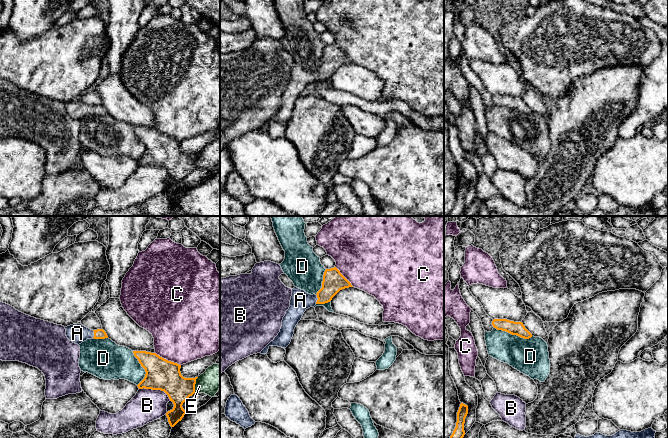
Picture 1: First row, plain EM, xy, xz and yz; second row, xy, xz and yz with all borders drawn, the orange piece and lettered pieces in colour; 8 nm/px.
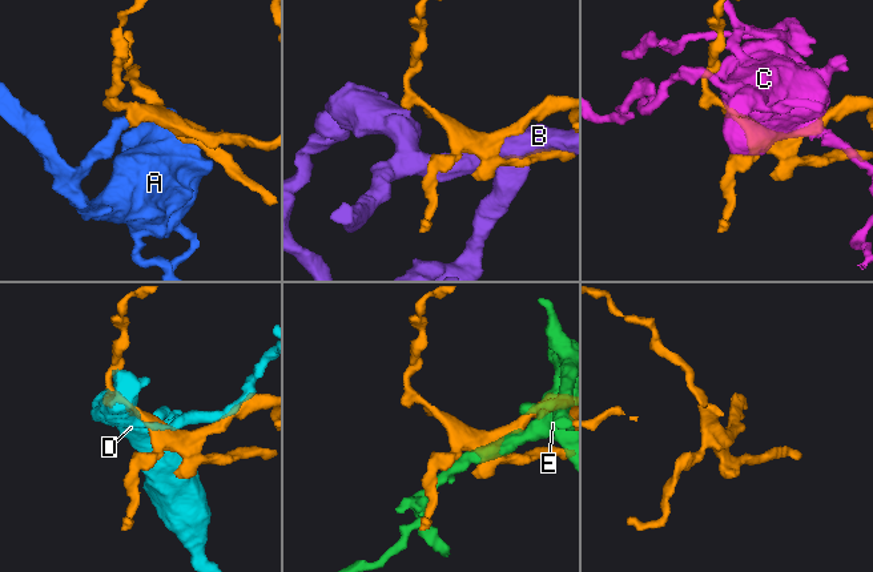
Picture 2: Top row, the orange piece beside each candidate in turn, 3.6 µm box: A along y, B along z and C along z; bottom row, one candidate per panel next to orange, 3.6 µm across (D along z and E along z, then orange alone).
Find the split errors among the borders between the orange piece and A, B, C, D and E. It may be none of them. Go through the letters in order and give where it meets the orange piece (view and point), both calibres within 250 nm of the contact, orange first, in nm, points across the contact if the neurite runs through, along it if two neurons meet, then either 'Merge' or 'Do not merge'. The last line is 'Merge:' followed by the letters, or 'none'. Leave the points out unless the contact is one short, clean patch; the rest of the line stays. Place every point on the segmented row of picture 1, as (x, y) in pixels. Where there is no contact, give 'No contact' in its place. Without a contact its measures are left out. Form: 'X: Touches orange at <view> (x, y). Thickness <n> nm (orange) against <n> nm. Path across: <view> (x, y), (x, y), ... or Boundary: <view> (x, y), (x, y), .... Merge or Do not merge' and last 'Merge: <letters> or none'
A: Touches orange at xz (318, 299). Thickness 180 nm (orange) against 160 nm. Path across: xz (333, 281), (331, 286), (318, 299), (300, 300). Merge
B: Touches orange at xy (156, 389). Thickness 260 nm (orange) against 260 nm. Do not merge
C: Touches orange at xy (167, 360). Thickness 260 nm (orange) against 480 nm. Do not merge
D: Touches orange at yz (513, 334). Thickness 110 nm (orange) against 280 nm. Do not merge
E: Touches orange at xy (194, 385). Thickness 240 nm (orange) against 190 nm. Do not merge
Merge: A

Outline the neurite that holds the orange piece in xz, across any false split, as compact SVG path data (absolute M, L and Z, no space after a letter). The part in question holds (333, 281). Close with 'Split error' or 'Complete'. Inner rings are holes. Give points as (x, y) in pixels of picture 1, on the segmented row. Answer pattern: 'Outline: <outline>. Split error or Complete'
Outline: M334 267L326 269L323 275L322 288L317 294L308 294L297 287L292 289L290 307L282 320L278 335L260 353L267 354L270 346L286 348L293 337L294 329L301 320L304 312L316 304L325 304L342 289L353 287L351 283Z. Split error

